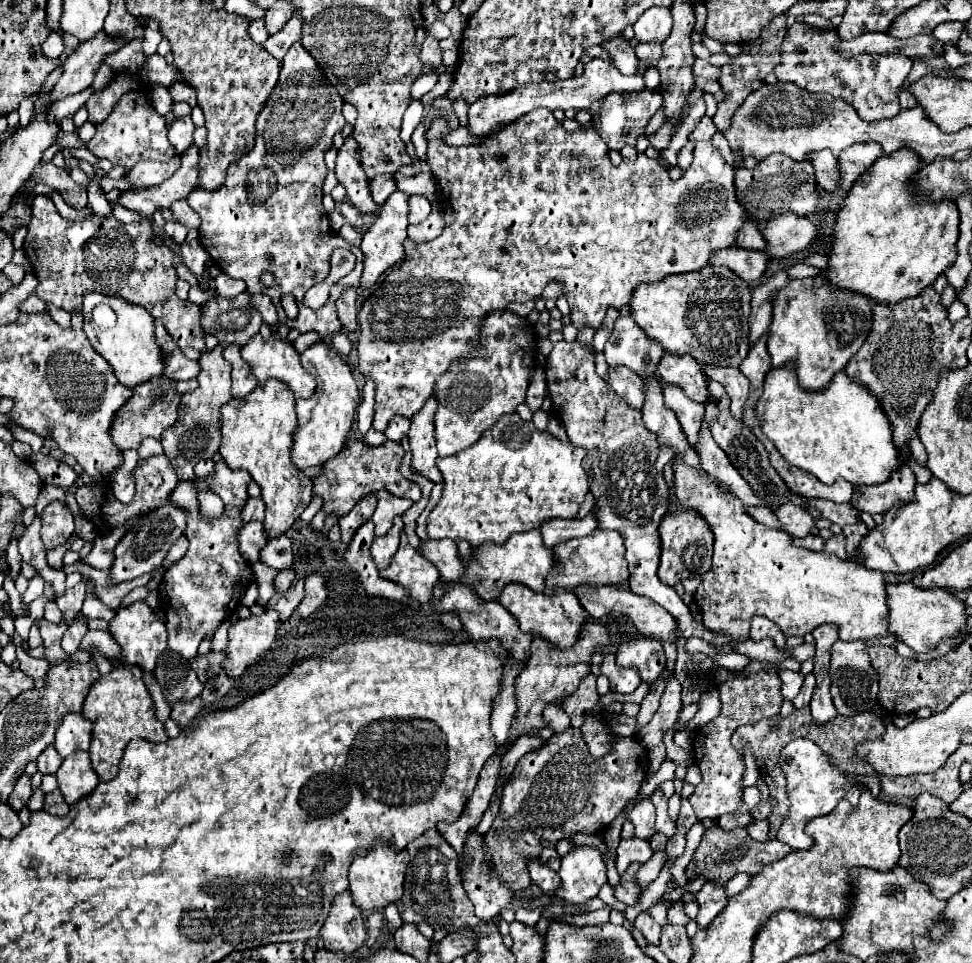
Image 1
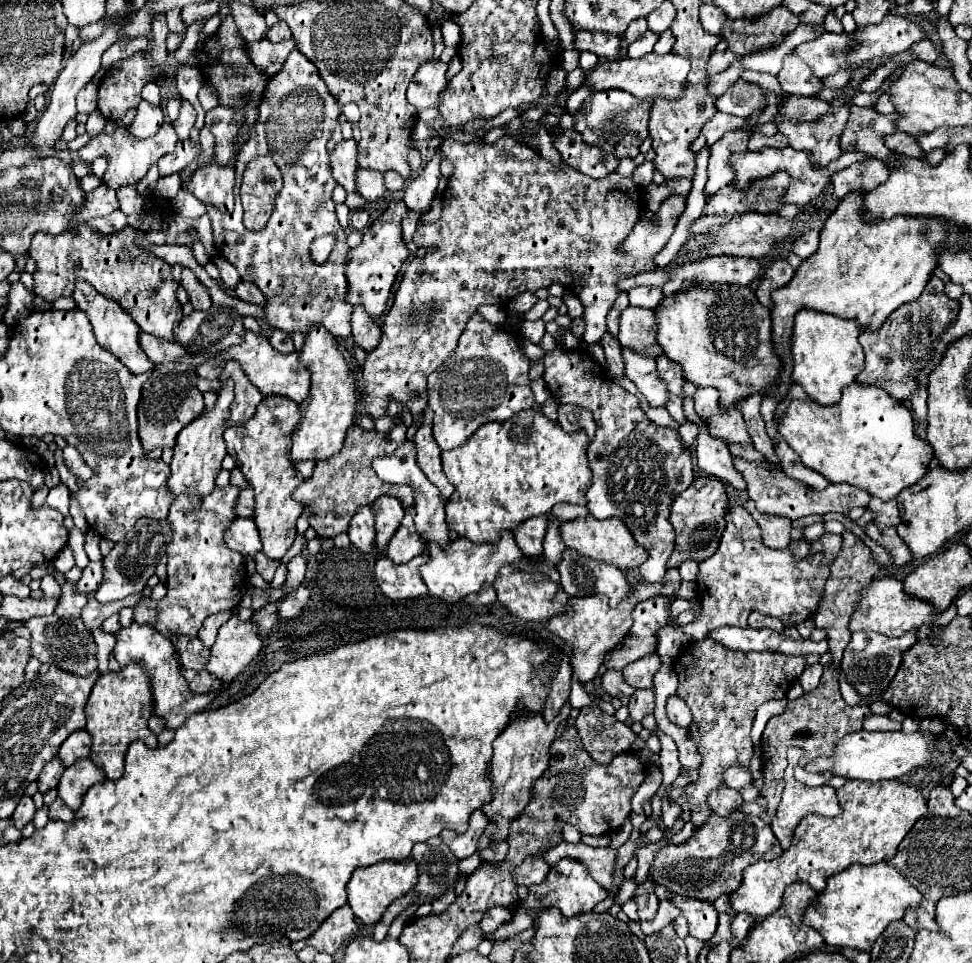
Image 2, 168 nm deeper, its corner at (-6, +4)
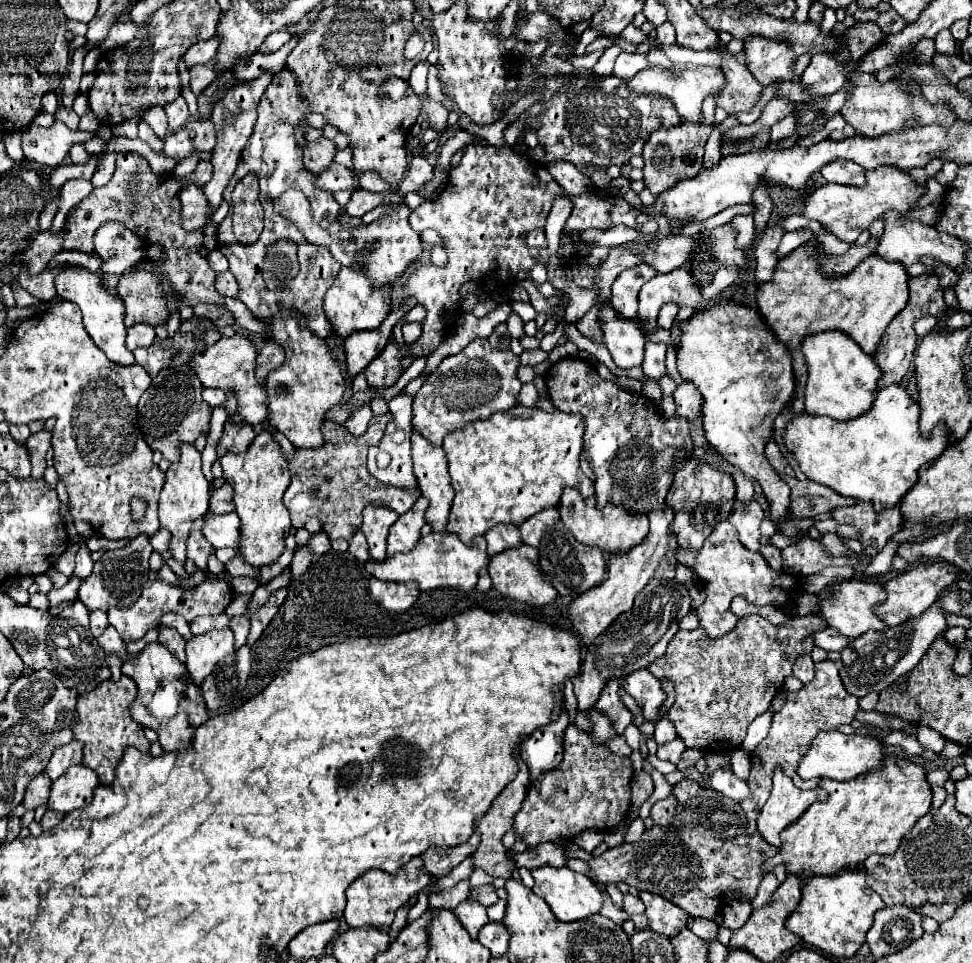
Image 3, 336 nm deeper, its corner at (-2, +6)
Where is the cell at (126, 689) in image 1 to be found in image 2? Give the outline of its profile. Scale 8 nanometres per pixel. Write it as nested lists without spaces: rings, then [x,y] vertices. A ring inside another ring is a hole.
[[[127,665],[119,673],[107,671],[101,673],[95,681],[95,687],[85,705],[87,727],[85,731],[91,735],[91,761],[105,771],[107,779],[119,779],[123,775],[123,759],[127,747],[141,739],[147,747],[157,747],[157,735],[149,731],[147,721],[153,717],[153,693],[151,681],[147,681],[147,673],[139,665]]]

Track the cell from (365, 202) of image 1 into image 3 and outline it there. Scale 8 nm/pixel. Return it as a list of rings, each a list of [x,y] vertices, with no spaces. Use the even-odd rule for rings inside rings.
[[[319,139],[319,141],[307,141],[307,151],[305,151],[305,167],[313,173],[323,173],[335,159],[337,147],[331,139]]]

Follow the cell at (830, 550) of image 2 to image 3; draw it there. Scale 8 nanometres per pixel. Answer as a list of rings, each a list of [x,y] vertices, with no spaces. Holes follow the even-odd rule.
[[[809,535],[801,537],[797,545],[791,545],[781,551],[783,555],[783,571],[799,577],[807,577],[811,573],[819,573],[825,567],[839,565],[837,559],[829,557],[821,543]]]

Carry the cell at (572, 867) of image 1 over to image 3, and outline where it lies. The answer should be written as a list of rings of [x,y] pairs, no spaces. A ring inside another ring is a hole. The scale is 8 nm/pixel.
[[[543,865],[543,867],[537,867],[531,871],[533,879],[535,879],[535,885],[533,885],[533,893],[539,895],[541,899],[547,901],[547,905],[551,907],[551,911],[555,913],[555,917],[559,921],[577,921],[577,919],[583,919],[583,917],[589,917],[593,913],[599,913],[601,905],[603,905],[603,897],[601,893],[597,891],[597,885],[581,875],[581,873],[575,873],[567,867],[549,867],[549,865]]]

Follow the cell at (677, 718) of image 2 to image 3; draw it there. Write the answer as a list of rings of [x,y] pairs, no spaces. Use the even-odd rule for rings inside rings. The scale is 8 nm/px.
[[[663,717],[661,721],[655,723],[655,741],[657,743],[667,743],[667,741],[671,741],[675,737],[677,737],[677,731],[675,731],[675,725],[673,725],[671,719]]]

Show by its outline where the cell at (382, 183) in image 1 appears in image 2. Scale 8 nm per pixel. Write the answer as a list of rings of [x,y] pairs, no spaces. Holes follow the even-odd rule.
[[[357,169],[355,183],[357,183],[357,193],[367,201],[377,201],[385,193],[383,173],[379,173],[379,171]]]

